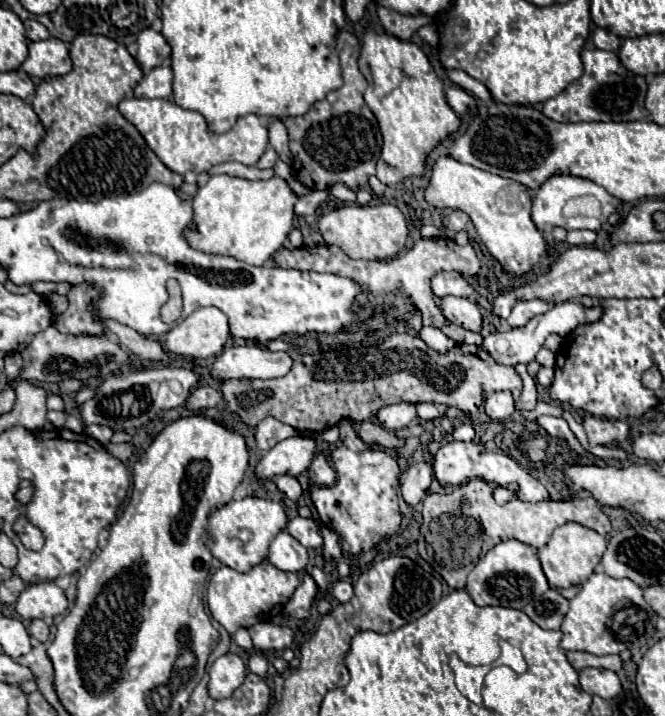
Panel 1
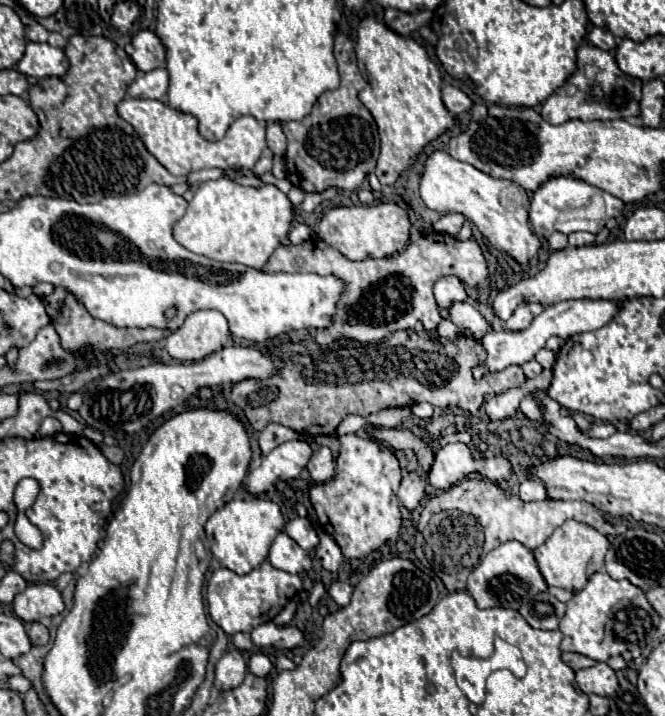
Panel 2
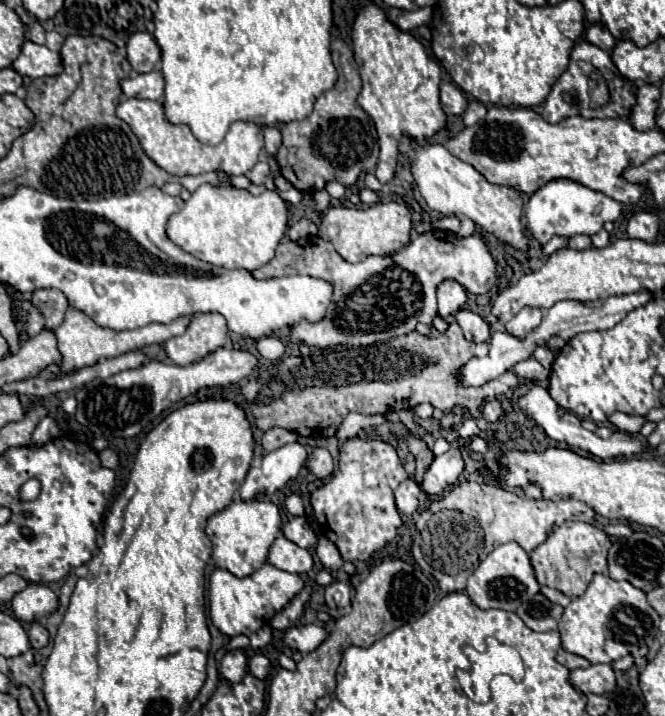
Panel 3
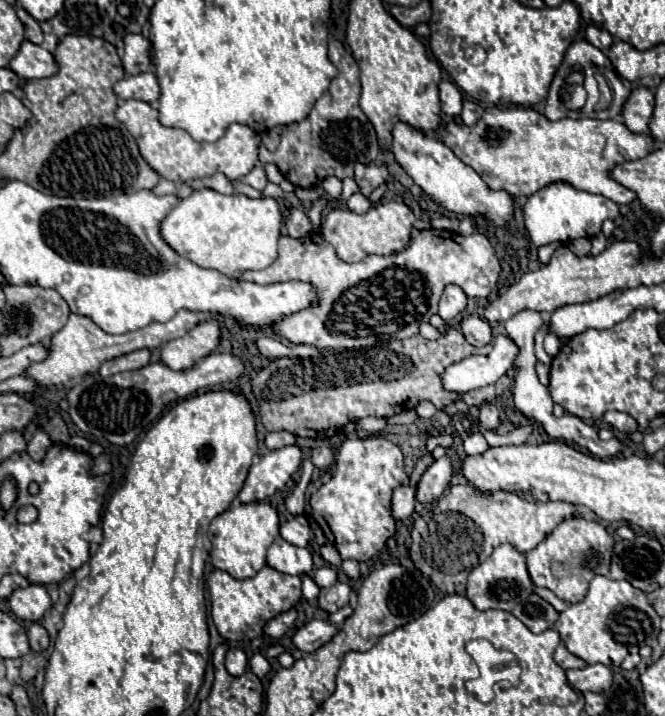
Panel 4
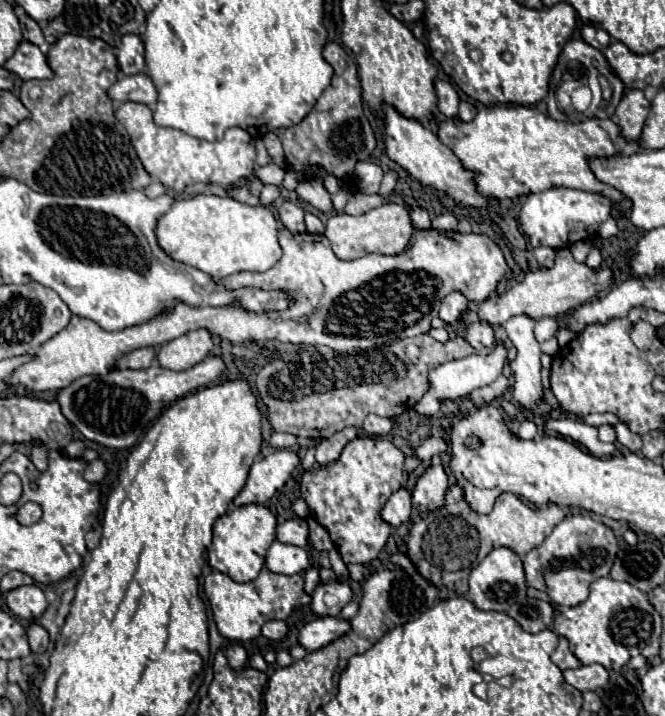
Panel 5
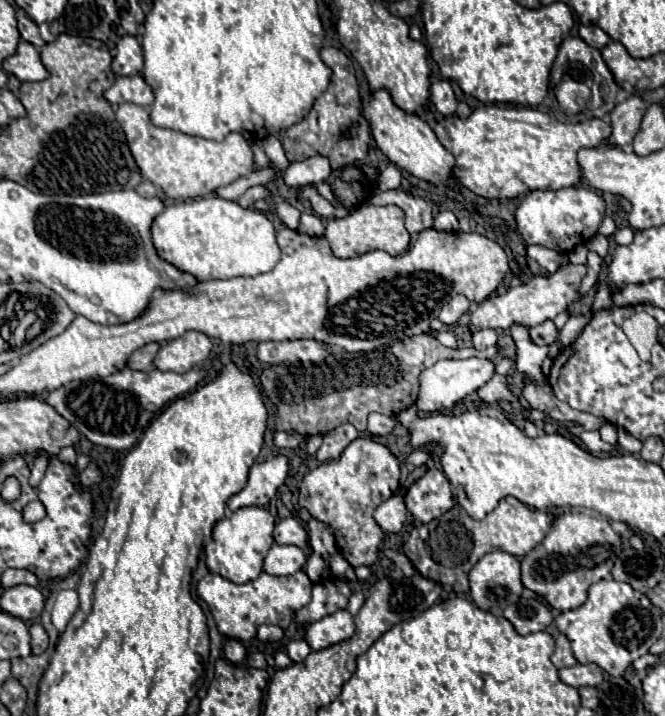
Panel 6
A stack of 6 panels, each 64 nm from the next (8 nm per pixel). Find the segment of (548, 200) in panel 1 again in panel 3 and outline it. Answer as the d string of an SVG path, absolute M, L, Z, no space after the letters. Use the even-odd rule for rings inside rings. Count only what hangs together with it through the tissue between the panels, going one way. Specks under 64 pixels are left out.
M564 178L550 180L542 188L538 188L526 204L528 228L540 244L546 244L556 234L564 236L564 238L570 238L574 234L592 236L604 228L604 222L616 220L620 216L620 212L622 212L622 204L618 200L612 200L612 198L604 196L602 192L590 190L582 184L576 184L574 180L564 180Z

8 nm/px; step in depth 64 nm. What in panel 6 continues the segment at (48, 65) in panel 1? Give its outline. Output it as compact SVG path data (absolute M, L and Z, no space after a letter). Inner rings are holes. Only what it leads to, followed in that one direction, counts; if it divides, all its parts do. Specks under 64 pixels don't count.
M22 40L18 44L18 50L14 56L10 56L8 60L4 60L2 68L8 74L14 74L18 80L22 82L34 82L34 80L44 80L48 78L48 70L44 68L42 60L40 60L40 52L36 50L36 46L28 44L26 40Z

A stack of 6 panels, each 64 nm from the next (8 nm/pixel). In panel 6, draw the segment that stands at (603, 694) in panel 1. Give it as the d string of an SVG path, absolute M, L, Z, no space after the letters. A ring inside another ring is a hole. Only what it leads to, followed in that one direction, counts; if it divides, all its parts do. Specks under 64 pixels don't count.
M578 664L572 668L562 668L560 680L574 688L582 688L582 686L596 688L604 682L604 670L598 664Z

